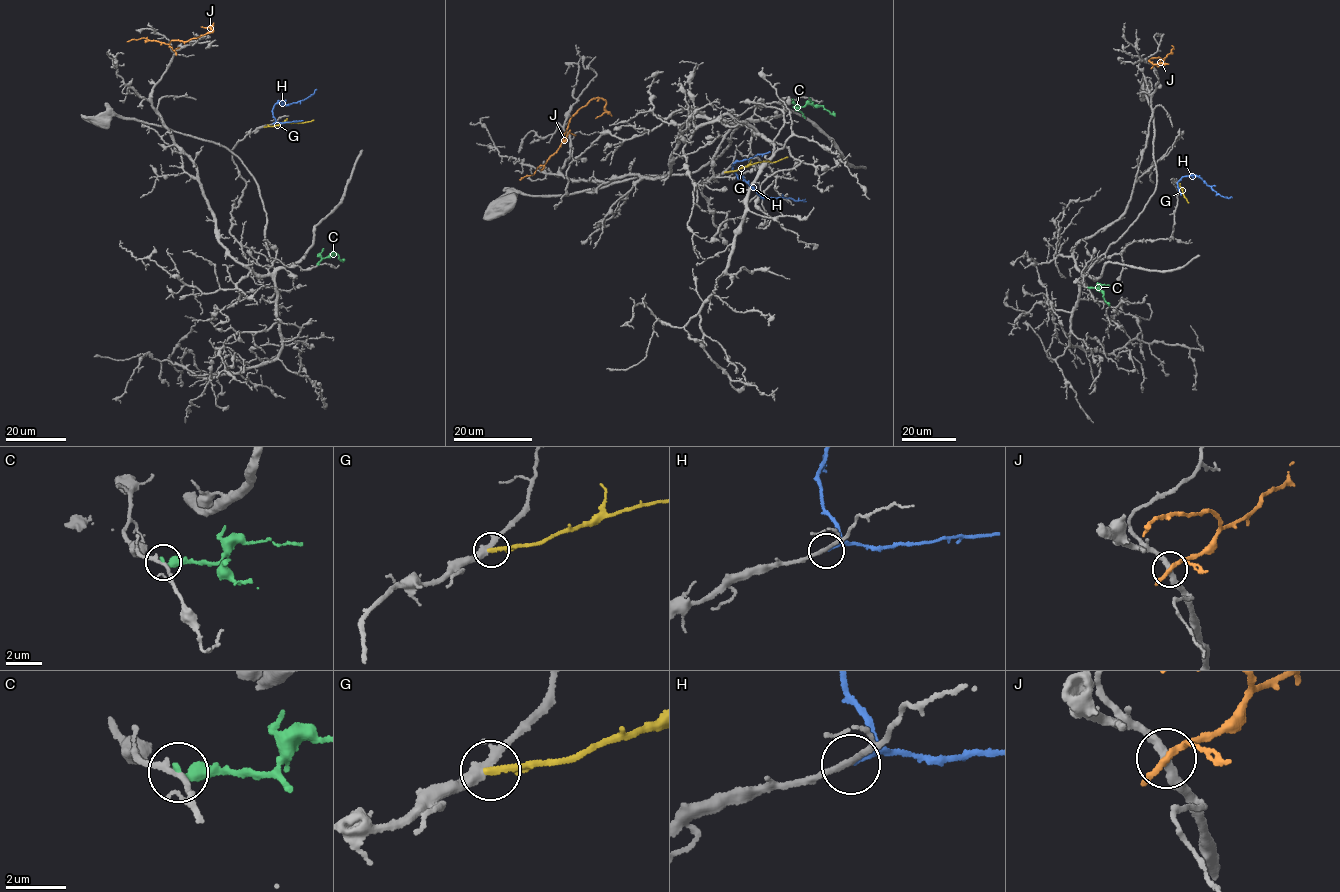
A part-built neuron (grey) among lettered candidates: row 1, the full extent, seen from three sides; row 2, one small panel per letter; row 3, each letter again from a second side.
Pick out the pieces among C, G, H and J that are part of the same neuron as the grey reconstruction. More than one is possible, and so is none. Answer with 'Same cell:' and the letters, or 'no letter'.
Same cell: H

